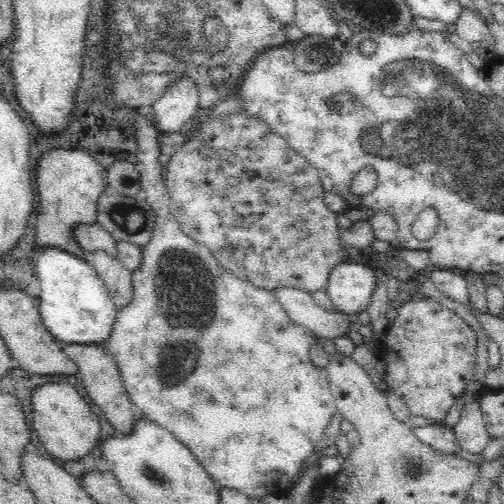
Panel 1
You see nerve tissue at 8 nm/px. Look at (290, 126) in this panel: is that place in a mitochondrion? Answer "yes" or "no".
no

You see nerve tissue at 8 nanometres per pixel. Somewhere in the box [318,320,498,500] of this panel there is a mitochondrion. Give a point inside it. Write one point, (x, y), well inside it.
(413, 467)

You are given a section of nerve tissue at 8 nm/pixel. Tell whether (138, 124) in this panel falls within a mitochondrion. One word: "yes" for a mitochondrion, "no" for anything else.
no

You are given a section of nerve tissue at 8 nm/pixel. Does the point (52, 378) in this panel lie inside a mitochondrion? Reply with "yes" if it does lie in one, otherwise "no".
no

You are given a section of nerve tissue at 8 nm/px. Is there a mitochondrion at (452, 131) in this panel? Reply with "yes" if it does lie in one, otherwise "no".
yes

